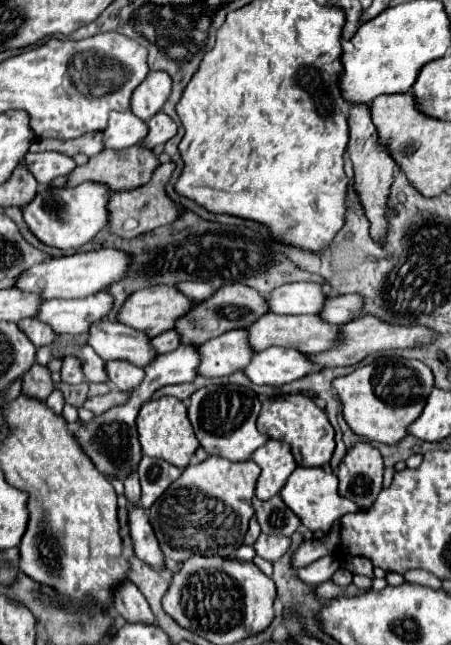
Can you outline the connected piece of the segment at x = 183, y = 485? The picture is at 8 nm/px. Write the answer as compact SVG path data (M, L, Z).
M209 457L203 463L189 465L181 479L153 503L149 509L149 521L159 539L165 559L183 563L193 555L225 557L233 559L235 551L243 545L243 537L253 517L251 499L255 495L255 483L259 479L259 467L253 461L231 463L223 457Z

